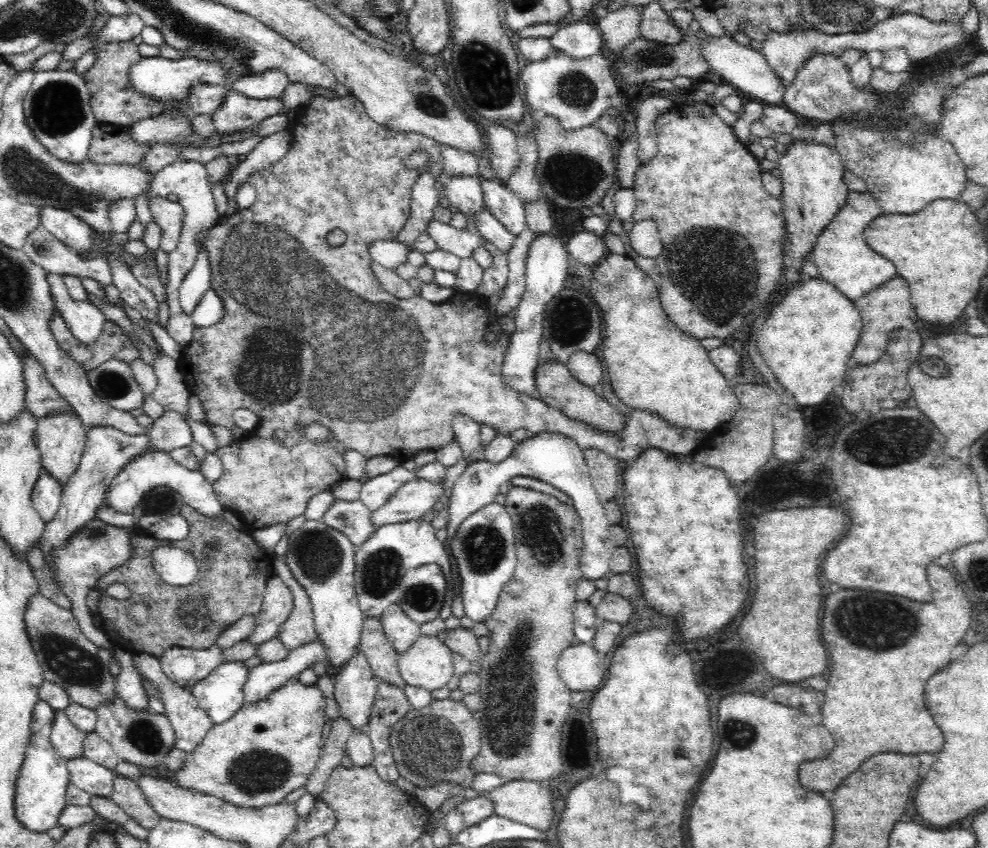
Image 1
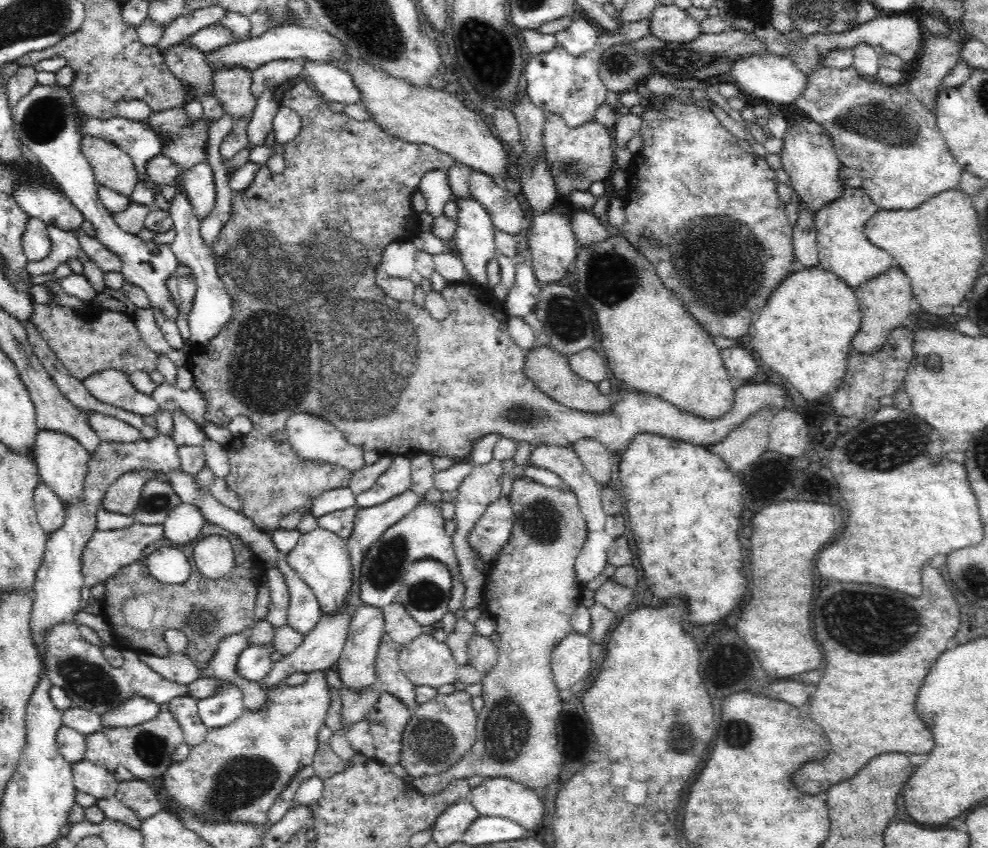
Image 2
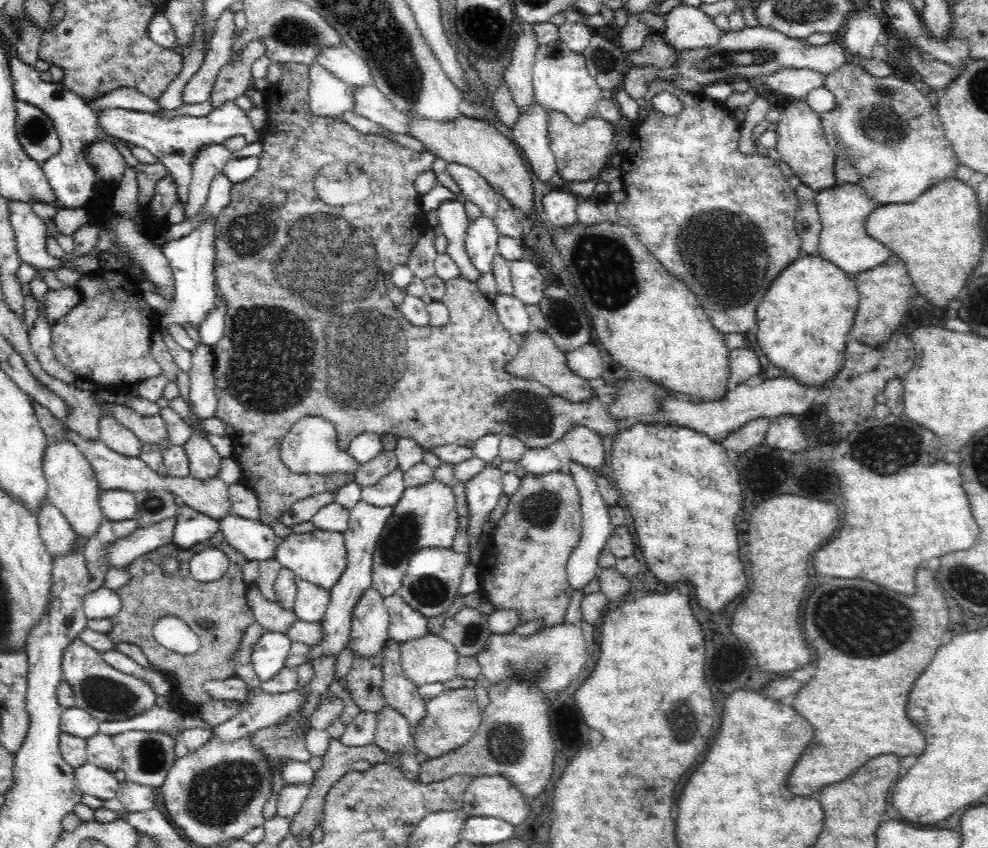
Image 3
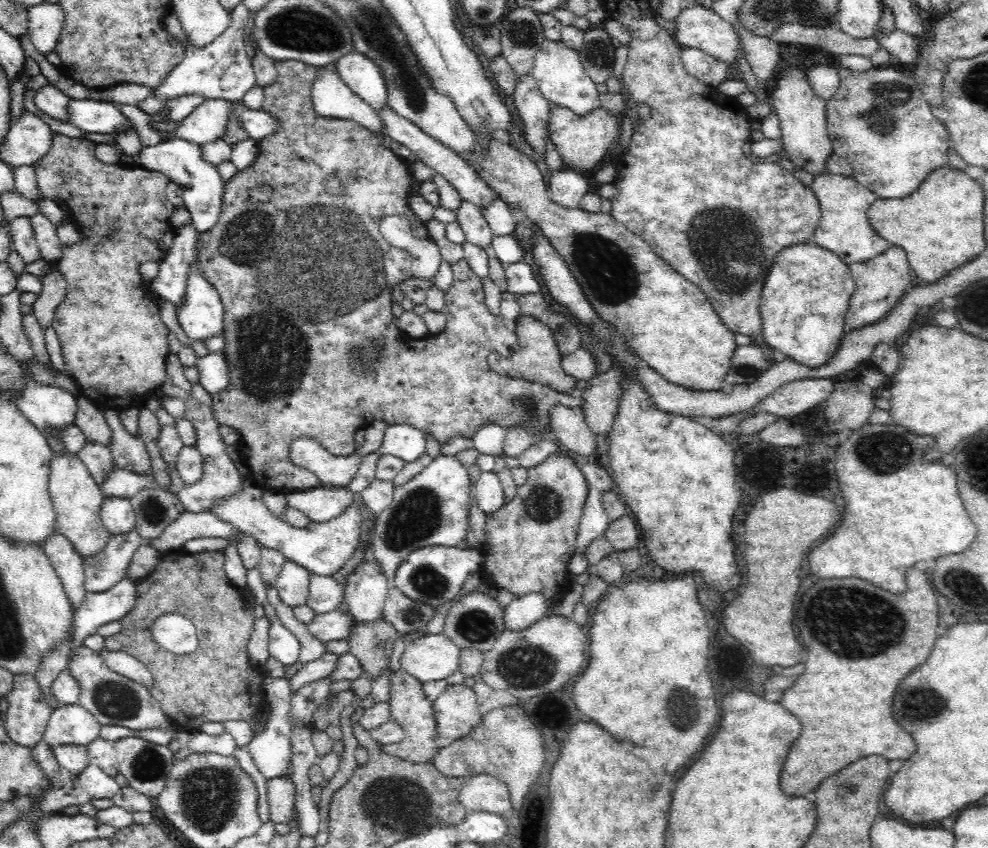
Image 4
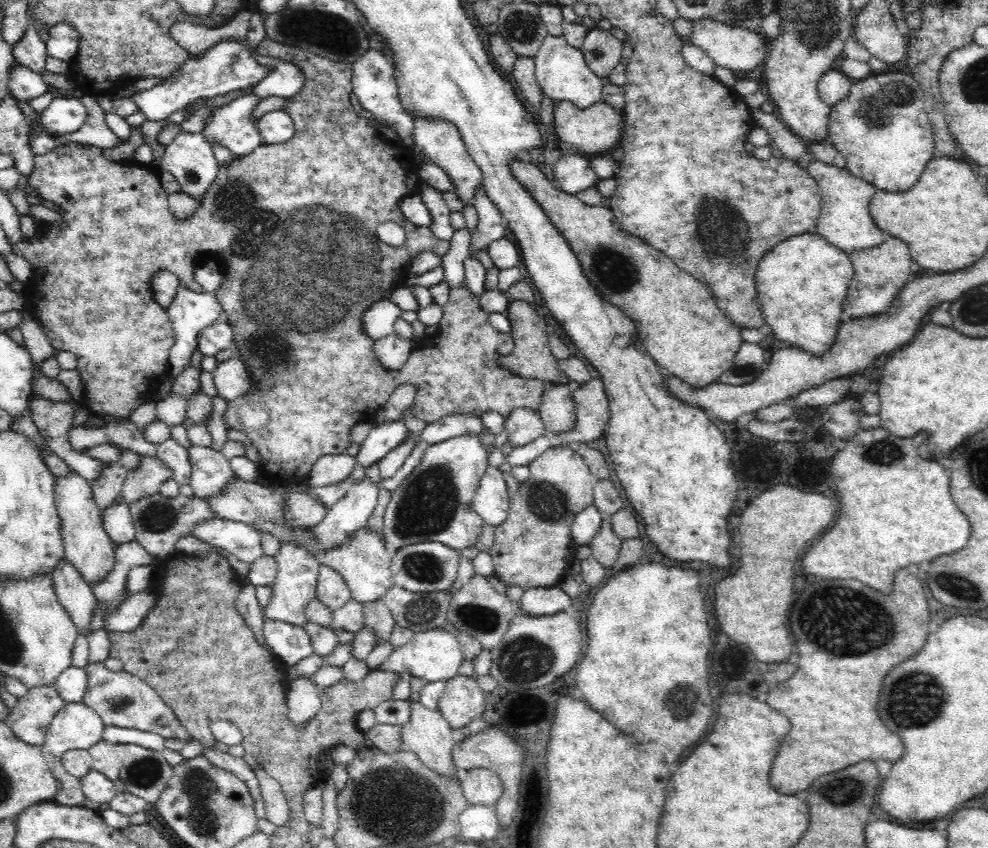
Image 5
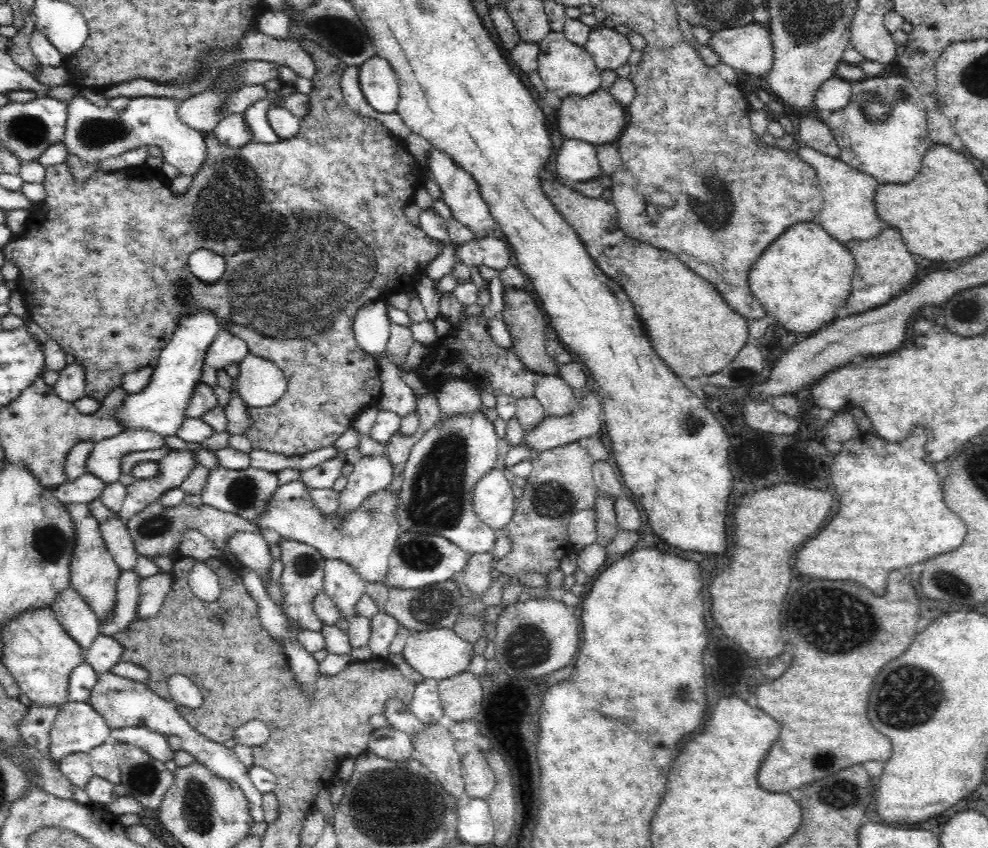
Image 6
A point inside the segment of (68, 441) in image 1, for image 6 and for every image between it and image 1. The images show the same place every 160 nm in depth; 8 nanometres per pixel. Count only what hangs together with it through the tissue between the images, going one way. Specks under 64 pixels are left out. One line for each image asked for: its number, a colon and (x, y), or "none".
2: (62, 463)
3: (72, 484)
4: (77, 500)
5: (87, 546)
6: (94, 574)

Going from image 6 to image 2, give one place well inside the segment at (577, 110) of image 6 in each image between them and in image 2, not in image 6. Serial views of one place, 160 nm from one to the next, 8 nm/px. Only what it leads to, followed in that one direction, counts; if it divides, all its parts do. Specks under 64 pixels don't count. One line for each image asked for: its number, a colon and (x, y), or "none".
2: (576, 157)
3: (581, 151)
4: (582, 141)
5: (591, 131)

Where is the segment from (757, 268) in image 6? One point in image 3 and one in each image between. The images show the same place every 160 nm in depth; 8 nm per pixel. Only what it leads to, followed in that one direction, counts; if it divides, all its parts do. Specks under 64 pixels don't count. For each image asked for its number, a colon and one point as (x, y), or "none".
3: (807, 311)
4: (804, 298)
5: (801, 286)

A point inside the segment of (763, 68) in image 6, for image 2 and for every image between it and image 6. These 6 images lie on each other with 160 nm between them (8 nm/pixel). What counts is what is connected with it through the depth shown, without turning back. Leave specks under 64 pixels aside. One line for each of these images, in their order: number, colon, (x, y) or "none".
2: (670, 23)
3: (686, 28)
4: (698, 27)
5: (735, 47)

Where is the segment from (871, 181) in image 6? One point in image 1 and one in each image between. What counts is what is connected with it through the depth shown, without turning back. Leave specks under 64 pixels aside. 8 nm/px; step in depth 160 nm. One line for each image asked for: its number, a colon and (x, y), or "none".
1: (841, 252)
2: (843, 247)
3: (843, 209)
4: (844, 228)
5: (845, 221)

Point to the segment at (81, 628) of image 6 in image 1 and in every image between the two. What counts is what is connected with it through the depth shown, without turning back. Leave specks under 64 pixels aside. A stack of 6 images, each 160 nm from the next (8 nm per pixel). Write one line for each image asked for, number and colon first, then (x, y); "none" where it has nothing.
1: (47, 493)
2: (50, 511)
3: (59, 538)
4: (67, 563)
5: (73, 593)

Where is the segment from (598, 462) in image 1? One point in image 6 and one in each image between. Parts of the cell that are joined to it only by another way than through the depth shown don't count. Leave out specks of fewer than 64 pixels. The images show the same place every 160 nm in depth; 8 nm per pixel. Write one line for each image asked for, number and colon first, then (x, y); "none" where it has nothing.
2: (595, 457)
3: (585, 446)
4: (568, 425)
5: (557, 408)
6: (556, 397)

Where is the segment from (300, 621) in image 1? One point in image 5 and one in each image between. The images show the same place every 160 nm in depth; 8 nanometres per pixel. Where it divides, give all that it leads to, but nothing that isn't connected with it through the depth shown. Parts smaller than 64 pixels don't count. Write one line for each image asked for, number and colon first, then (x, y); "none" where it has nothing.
2: (304, 611)
3: (311, 602)
4: (325, 593)
5: (332, 590)

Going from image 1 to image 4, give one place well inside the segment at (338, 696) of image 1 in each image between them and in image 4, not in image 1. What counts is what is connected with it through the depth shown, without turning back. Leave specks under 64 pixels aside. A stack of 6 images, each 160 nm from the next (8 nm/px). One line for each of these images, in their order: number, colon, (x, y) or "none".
2: (356, 665)
3: (370, 620)
4: (365, 588)

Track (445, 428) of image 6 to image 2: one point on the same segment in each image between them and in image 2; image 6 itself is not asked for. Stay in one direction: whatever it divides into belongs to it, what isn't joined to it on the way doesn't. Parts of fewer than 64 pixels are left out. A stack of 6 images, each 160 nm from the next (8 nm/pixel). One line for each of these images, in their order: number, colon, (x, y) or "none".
2: (420, 535)
3: (424, 517)
4: (432, 509)
5: (434, 502)

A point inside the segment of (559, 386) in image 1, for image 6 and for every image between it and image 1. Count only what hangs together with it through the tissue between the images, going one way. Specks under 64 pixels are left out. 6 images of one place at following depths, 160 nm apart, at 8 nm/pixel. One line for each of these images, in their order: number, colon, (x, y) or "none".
2: (550, 371)
3: (539, 359)
4: (538, 360)
5: (533, 358)
6: (525, 322)

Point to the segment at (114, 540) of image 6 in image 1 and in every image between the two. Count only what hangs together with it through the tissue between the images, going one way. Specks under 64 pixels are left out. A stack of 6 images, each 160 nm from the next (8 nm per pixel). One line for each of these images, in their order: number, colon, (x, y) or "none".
1: (155, 468)
2: (124, 494)
3: (117, 505)
4: (117, 514)
5: (117, 522)

